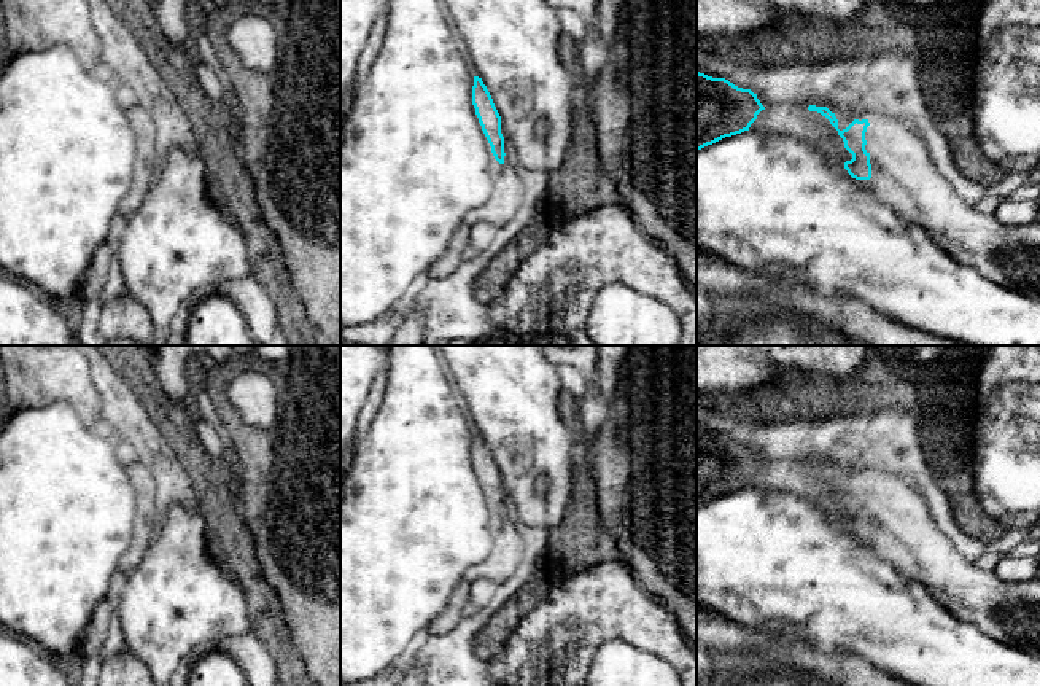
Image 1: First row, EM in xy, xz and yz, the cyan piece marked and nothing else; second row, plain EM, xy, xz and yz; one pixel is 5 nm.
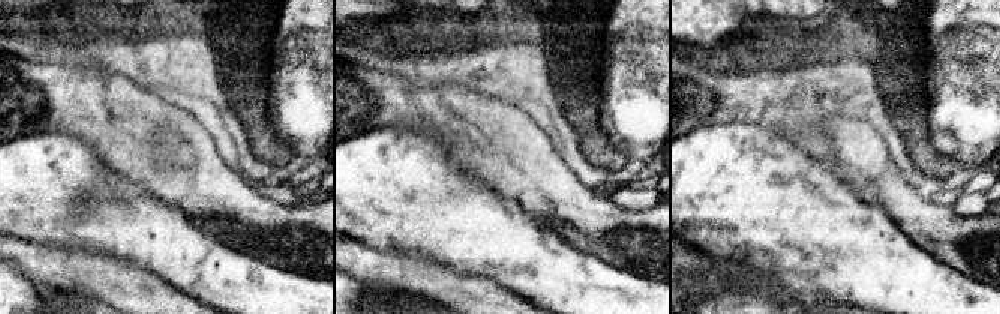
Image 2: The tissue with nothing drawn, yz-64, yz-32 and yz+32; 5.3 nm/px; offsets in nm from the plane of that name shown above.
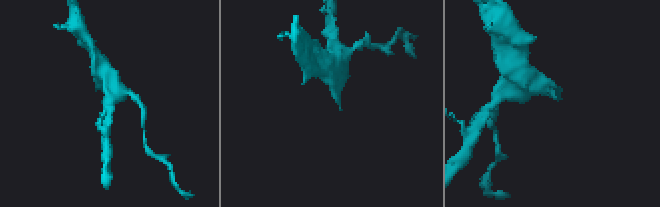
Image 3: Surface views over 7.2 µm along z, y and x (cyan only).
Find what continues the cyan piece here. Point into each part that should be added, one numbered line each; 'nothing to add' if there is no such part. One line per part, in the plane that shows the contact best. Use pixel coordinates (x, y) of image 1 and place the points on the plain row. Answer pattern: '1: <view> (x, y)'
1: yz (904, 533)

